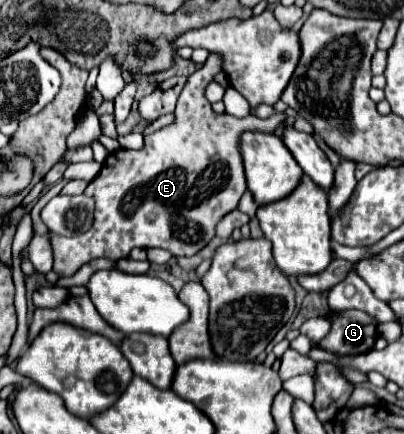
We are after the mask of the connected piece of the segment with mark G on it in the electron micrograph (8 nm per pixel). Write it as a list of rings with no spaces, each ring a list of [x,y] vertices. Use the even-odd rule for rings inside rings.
[[[339,311],[331,317],[331,333],[319,341],[321,349],[331,349],[335,353],[365,353],[371,351],[377,339],[377,321],[365,311]]]

